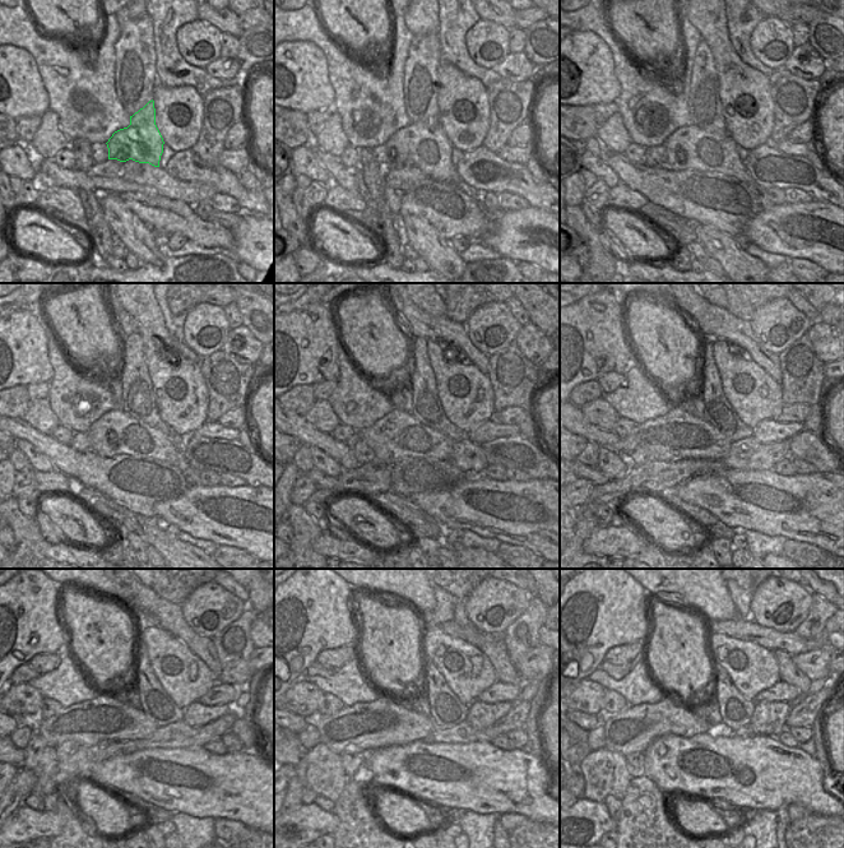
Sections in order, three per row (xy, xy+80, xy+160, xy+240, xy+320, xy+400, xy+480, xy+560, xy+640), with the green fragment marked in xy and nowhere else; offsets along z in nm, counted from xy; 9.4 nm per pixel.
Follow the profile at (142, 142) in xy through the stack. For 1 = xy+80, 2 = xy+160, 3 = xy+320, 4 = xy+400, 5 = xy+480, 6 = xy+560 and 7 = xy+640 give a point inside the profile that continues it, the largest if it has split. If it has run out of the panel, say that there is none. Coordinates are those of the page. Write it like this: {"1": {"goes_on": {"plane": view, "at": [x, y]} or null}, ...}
{"1": {"goes_on": {"plane": "xy+80", "at": [417, 146]}}, "2": {"goes_on": {"plane": "xy+160", "at": [689, 148]}}, "3": {"goes_on": {"plane": "xy+320", "at": [398, 435]}}, "4": {"goes_on": {"plane": "xy+400", "at": [677, 435]}}, "5": {"goes_on": {"plane": "xy+480", "at": [101, 721]}}, "6": {"goes_on": {"plane": "xy+560", "at": [370, 726]}}, "7": {"goes_on": {"plane": "xy+640", "at": [631, 731]}}}

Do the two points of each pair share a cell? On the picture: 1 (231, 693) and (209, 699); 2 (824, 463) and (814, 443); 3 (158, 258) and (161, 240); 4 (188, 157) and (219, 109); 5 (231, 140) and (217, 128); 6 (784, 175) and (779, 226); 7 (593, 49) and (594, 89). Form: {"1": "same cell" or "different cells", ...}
{"1": "same cell", "2": "same cell", "3": "different cells", "4": "different cells", "5": "different cells", "6": "different cells", "7": "same cell"}

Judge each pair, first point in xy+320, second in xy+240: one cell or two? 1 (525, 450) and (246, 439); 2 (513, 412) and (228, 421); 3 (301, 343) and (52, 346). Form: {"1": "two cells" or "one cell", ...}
{"1": "two cells", "2": "one cell", "3": "two cells"}

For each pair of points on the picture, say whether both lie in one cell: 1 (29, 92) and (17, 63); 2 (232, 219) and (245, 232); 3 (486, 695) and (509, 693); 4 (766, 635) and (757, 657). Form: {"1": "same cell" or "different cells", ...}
{"1": "same cell", "2": "different cells", "3": "same cell", "4": "different cells"}

